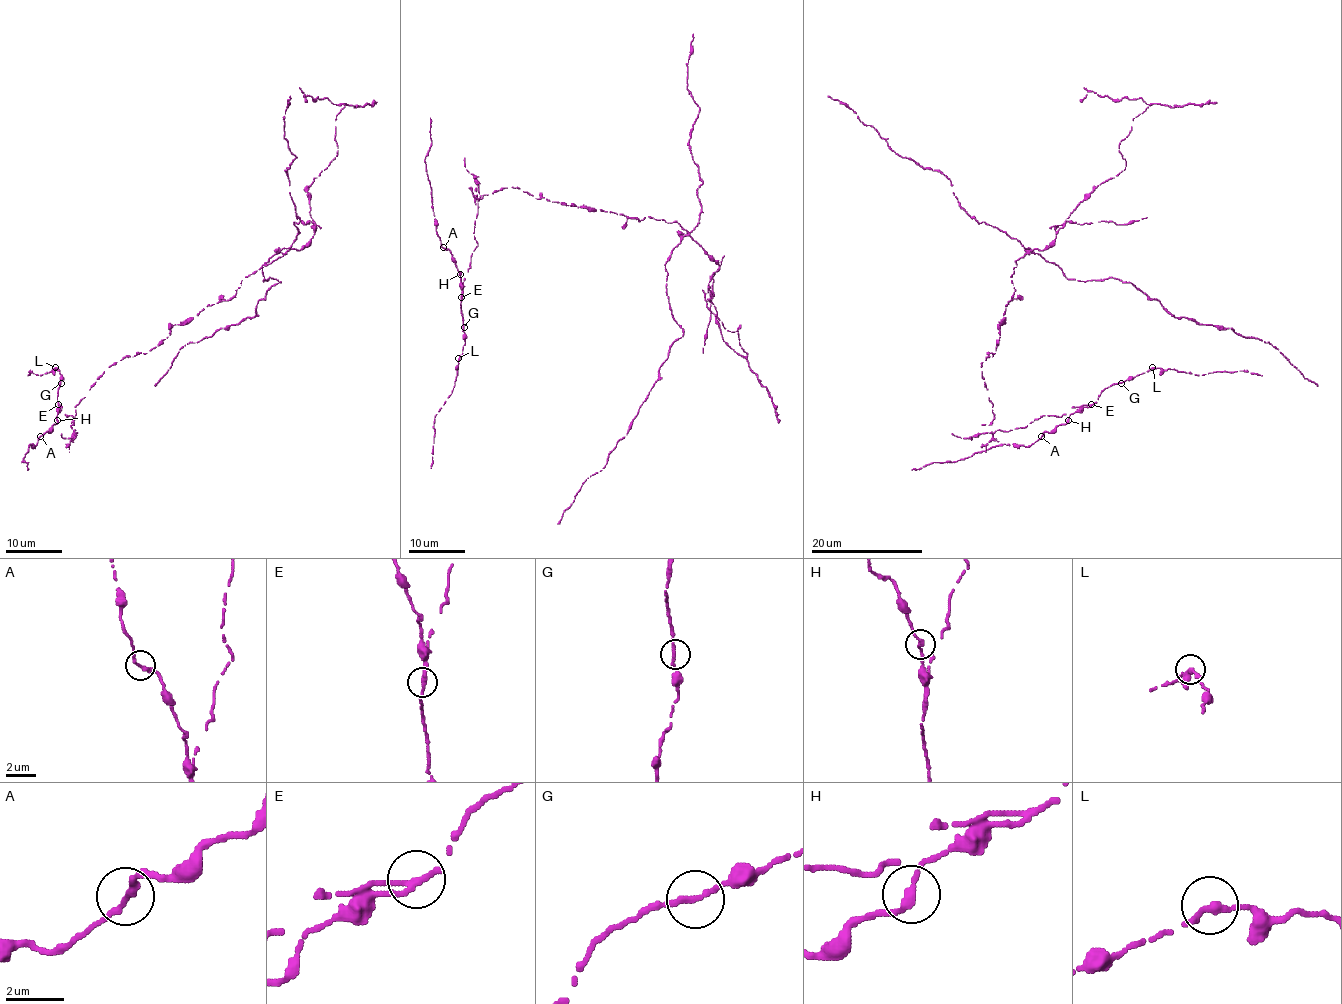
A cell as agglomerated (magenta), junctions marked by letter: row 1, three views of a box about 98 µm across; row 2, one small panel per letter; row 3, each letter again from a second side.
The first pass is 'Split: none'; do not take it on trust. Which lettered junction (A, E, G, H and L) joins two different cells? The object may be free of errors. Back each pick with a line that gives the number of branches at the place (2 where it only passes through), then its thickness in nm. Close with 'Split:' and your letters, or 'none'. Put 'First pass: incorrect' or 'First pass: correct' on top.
First pass: incorrect
E: 2 | 240 nm
Split: E

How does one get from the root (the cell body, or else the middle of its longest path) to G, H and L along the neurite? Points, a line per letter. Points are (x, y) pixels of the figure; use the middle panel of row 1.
G: (590, 210), (535, 198), (517, 187), (476, 197), (478, 246), (468, 271), (460, 274), (464, 327)
H: (590, 210), (535, 198), (517, 187), (476, 197), (478, 246), (468, 271), (460, 274)
L: (590, 210), (535, 198), (517, 187), (476, 197), (478, 246), (468, 271), (460, 274), (465, 344), (458, 358)

